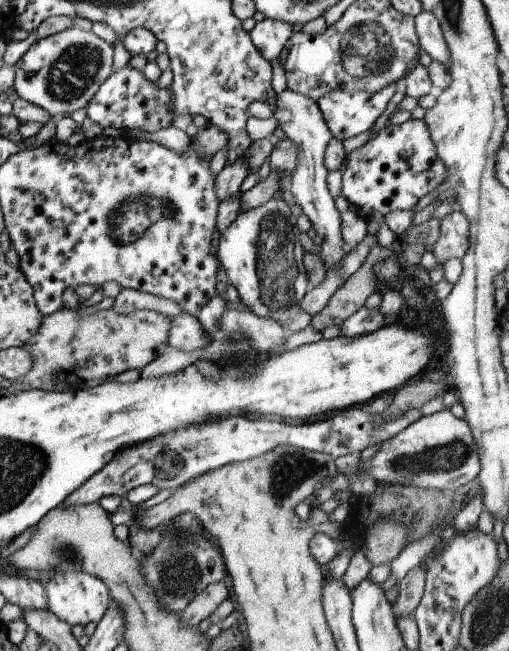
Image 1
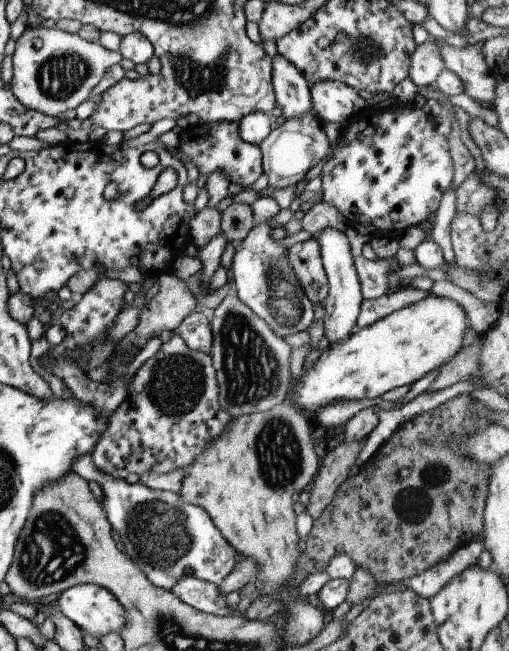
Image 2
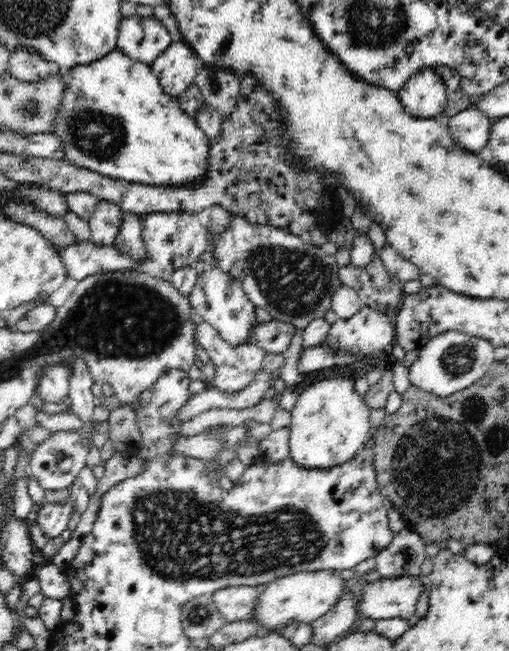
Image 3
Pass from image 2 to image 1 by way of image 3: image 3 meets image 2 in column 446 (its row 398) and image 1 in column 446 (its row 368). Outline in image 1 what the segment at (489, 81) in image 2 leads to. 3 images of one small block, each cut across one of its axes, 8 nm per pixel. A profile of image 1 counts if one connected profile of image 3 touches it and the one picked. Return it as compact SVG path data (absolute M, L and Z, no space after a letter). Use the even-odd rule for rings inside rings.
M422 10L415 16L415 29L422 52L428 54L434 62L449 67L451 64L449 48L439 20L434 14Z

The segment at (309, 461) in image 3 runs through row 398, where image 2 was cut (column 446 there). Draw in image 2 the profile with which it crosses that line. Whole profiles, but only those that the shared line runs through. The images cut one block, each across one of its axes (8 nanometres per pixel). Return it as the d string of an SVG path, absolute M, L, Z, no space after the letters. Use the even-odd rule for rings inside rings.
M429 294L417 303L392 312L372 326L360 329L360 332L350 335L341 343L330 345L326 352L322 352L312 369L305 374L302 372L303 376L297 381L296 389L292 390L289 400L300 410L316 413L331 402L378 398L395 388L409 389L428 372L438 371L455 357L461 349L468 326L467 312L459 302Z

